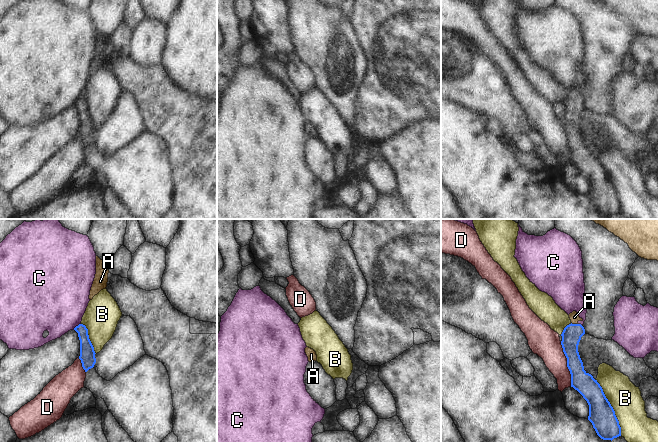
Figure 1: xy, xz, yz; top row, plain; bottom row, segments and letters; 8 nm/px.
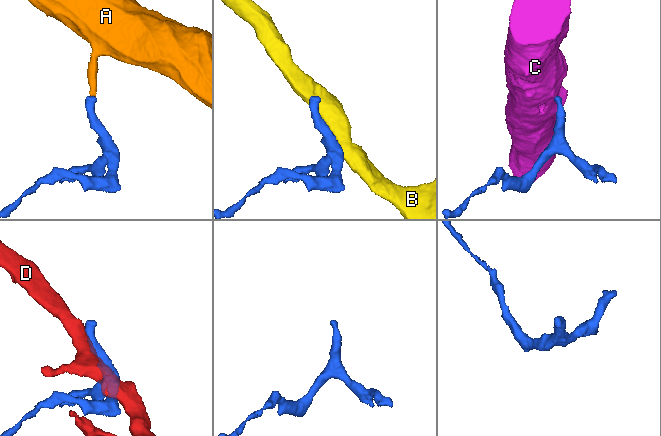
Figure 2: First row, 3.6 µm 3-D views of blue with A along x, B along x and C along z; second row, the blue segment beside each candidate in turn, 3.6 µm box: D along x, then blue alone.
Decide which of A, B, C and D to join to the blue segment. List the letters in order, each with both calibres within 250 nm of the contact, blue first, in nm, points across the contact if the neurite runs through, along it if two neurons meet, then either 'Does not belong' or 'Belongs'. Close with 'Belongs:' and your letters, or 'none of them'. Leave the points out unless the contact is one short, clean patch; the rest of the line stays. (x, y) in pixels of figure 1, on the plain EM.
A: Thickness 160 nm (blue) against 80 nm. Path across: yz (572, 109), (574, 107), (574, 100), (574, 93). Belongs
B: Thickness 200 nm (blue) against 260 nm. Does not belong
C: Thickness 130 nm (blue) against 480 nm. Boundary: xy (80, 99), (73, 105). Does not belong
D: Thickness 170 nm (blue) against 240 nm. Does not belong
Belongs: A

